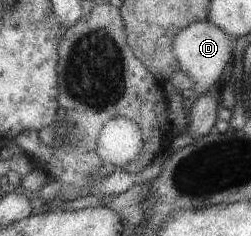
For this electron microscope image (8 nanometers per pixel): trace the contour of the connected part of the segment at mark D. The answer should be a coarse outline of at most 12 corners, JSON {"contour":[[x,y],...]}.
{"contour":[[207,20],[171,42],[197,98],[231,62],[233,38]]}

